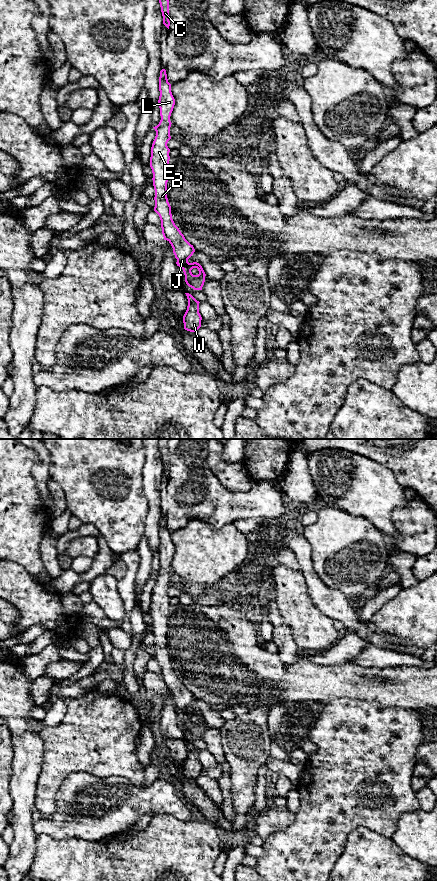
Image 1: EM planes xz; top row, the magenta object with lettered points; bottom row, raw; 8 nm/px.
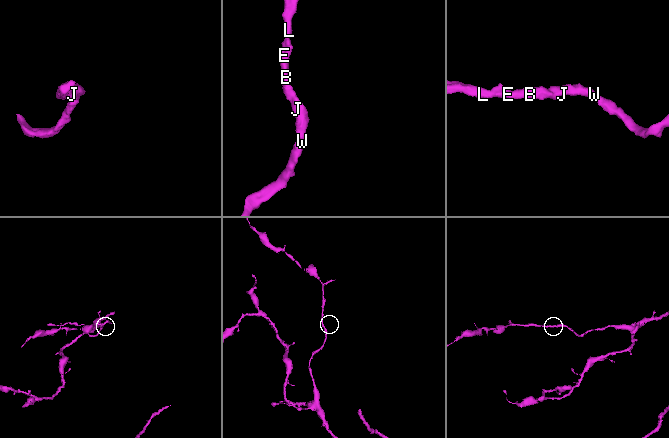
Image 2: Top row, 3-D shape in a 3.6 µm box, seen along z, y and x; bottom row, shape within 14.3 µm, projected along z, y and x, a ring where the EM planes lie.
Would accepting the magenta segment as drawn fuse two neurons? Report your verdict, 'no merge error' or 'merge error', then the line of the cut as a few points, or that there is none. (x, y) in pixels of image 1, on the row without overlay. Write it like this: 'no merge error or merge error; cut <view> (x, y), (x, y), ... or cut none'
no merge error; cut none

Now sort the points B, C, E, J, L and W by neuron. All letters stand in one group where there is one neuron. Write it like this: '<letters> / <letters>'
B C E J L W

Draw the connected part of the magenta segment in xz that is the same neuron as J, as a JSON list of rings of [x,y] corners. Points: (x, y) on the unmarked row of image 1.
[[[166,518],[160,519],[159,525],[159,556],[161,568],[159,572],[153,575],[156,584],[151,595],[150,615],[153,621],[153,634],[155,638],[154,659],[159,663],[164,688],[167,688],[172,696],[177,714],[183,717],[186,732],[194,738],[202,738],[205,730],[205,720],[202,714],[197,711],[189,711],[188,707],[193,703],[195,697],[175,673],[171,654],[167,646],[167,630],[169,618],[169,600],[167,594],[171,587],[170,564],[175,553],[175,547],[171,540],[171,532],[168,530]]]

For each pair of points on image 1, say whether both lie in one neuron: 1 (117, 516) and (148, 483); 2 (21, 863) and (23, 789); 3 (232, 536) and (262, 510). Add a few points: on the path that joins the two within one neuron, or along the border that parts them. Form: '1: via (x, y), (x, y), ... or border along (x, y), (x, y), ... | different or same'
1: border along (143, 464), (142, 486), (147, 500), (148, 511) | different
2: via (24, 845), (23, 807) | same
3: border along (209, 523), (216, 527), (232, 524) | different

